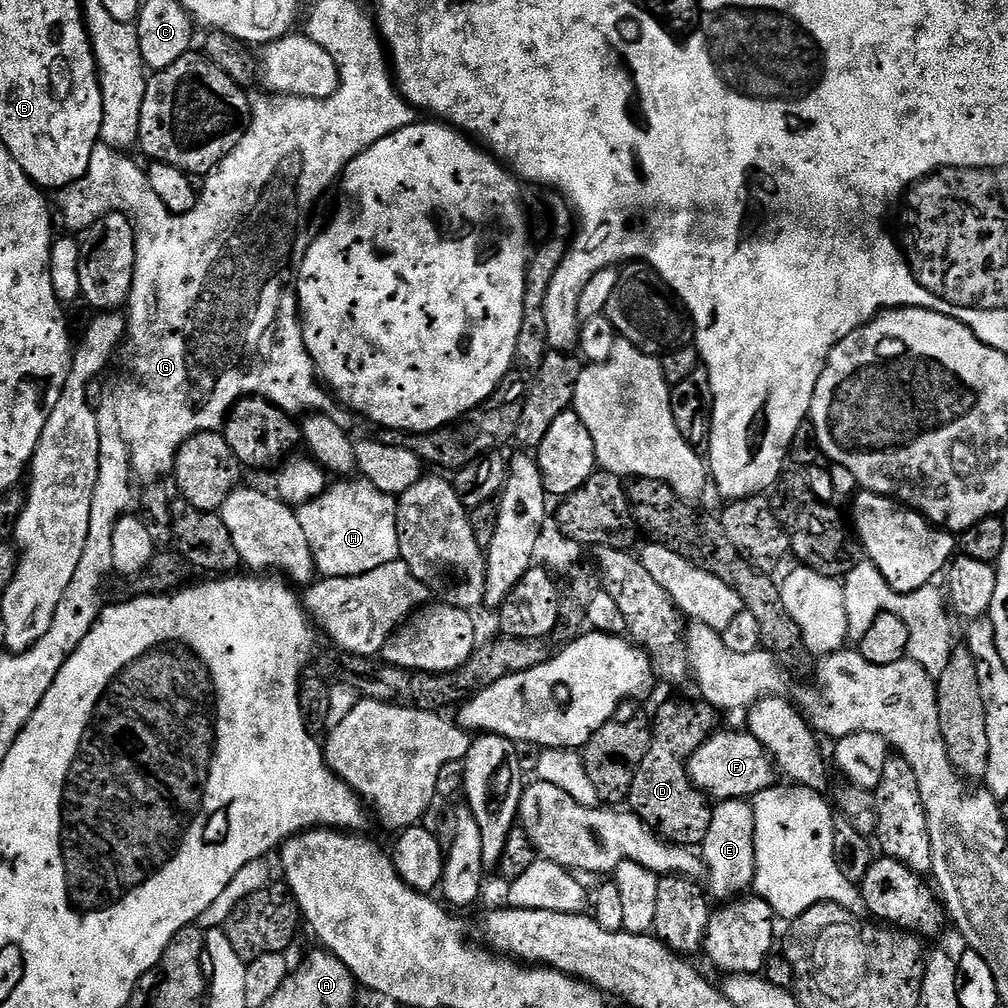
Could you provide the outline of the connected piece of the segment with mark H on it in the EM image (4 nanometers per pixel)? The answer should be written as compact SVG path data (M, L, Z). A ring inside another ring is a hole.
M367 482L336 483L325 488L318 498L296 508L296 517L310 544L317 573L321 577L357 576L399 560L397 497L387 496Z

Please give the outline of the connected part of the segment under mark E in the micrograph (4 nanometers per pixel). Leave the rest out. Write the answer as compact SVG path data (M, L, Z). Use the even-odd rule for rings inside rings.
M747 799L725 800L713 807L710 830L706 830L702 845L702 859L706 869L706 881L708 880L707 891L713 897L716 895L720 902L743 897L753 887L756 879L754 834L754 810Z

